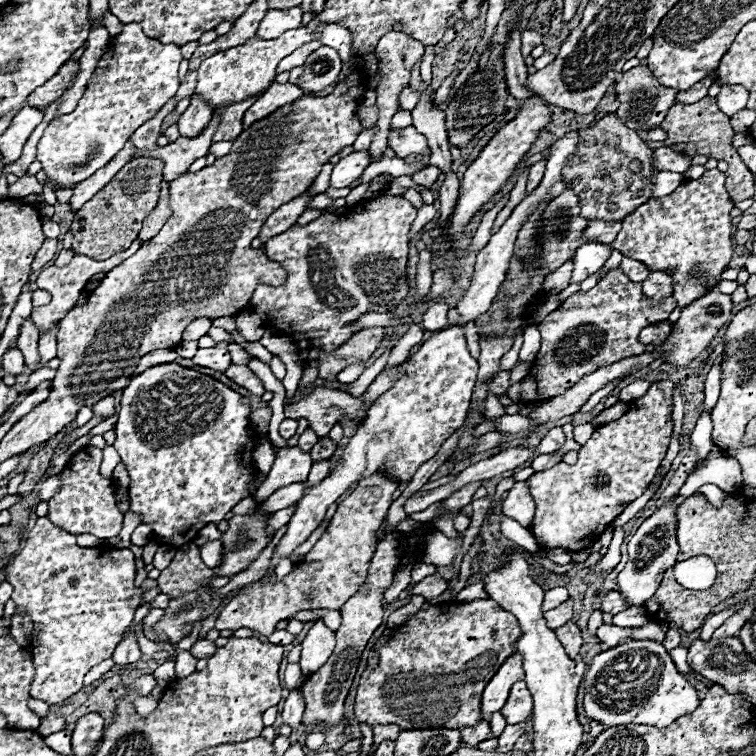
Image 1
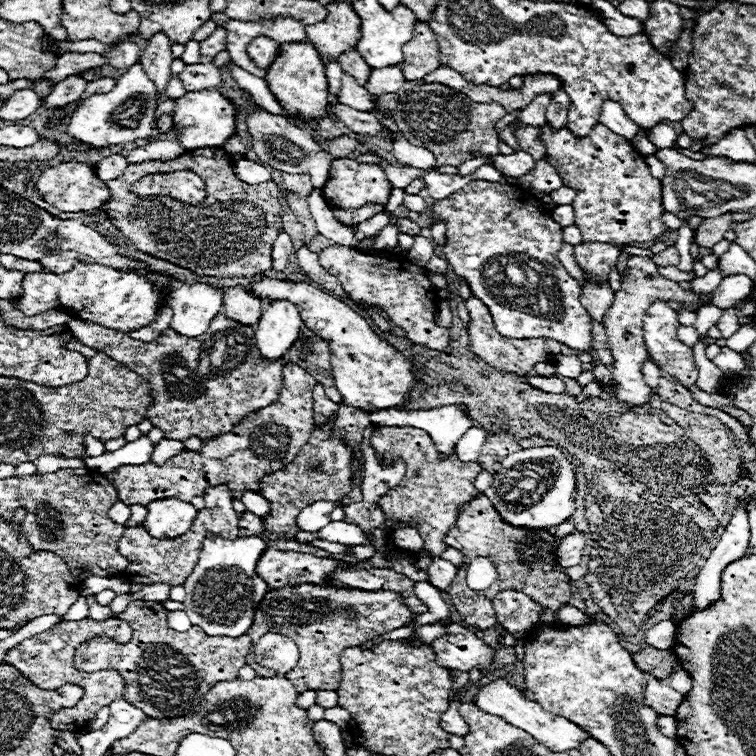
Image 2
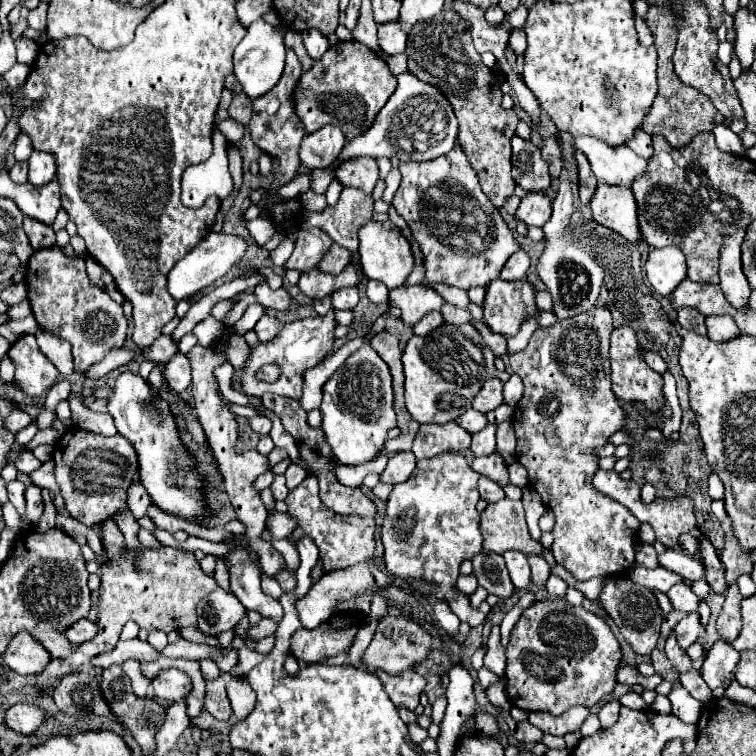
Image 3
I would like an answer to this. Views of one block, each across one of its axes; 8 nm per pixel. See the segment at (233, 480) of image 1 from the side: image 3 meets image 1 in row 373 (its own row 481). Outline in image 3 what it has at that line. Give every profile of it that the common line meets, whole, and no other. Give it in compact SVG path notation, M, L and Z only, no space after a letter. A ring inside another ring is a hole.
M126 370L116 378L116 384L112 388L112 396L108 400L108 412L116 422L118 434L128 438L132 446L138 452L138 464L140 464L140 480L148 494L152 496L154 504L162 508L164 512L182 516L182 518L204 518L208 512L204 510L204 496L200 492L200 476L194 470L194 460L182 446L178 438L178 430L174 424L174 416L170 414L168 404L164 398L156 400L152 398L150 384Z

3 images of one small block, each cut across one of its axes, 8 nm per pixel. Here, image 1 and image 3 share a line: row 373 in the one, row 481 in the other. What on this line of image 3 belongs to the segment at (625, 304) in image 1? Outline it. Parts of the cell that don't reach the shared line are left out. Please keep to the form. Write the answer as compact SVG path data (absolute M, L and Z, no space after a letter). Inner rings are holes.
M598 308L592 316L582 314L586 324L576 324L580 316L558 320L548 328L538 328L528 346L510 354L512 372L524 382L524 396L512 418L516 430L516 460L528 470L530 486L554 512L554 544L550 552L576 580L594 576L626 576L636 562L640 520L624 504L592 488L592 476L600 470L594 448L608 444L608 438L624 430L628 416L610 388L608 352L612 314Z

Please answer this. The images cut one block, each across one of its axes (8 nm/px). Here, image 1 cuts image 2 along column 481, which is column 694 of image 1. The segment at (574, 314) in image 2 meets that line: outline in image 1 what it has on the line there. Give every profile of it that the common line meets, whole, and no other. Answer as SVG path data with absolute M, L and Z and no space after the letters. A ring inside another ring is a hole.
M706 170L698 180L682 182L672 194L664 198L650 198L636 208L618 232L612 248L628 258L644 262L652 272L666 270L674 278L674 298L678 306L686 306L720 282L720 274L726 270L732 252L732 200L724 188L724 172Z

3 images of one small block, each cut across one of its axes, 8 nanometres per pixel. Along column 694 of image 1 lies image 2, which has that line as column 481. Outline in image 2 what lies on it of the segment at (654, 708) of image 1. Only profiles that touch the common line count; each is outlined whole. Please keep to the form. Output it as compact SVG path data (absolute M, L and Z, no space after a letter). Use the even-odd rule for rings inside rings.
M498 678L496 682L484 686L478 696L474 698L474 702L488 714L494 714L494 716L500 716L504 718L508 724L512 726L518 726L522 730L526 730L528 734L532 734L532 738L536 738L540 744L544 744L546 748L550 748L552 752L564 752L564 750L572 750L572 748L578 748L590 734L576 726L574 722L566 720L564 716L558 716L558 714L550 714L546 712L540 704L536 704L534 700L526 698L522 692L518 692L512 684L508 684L504 678Z

